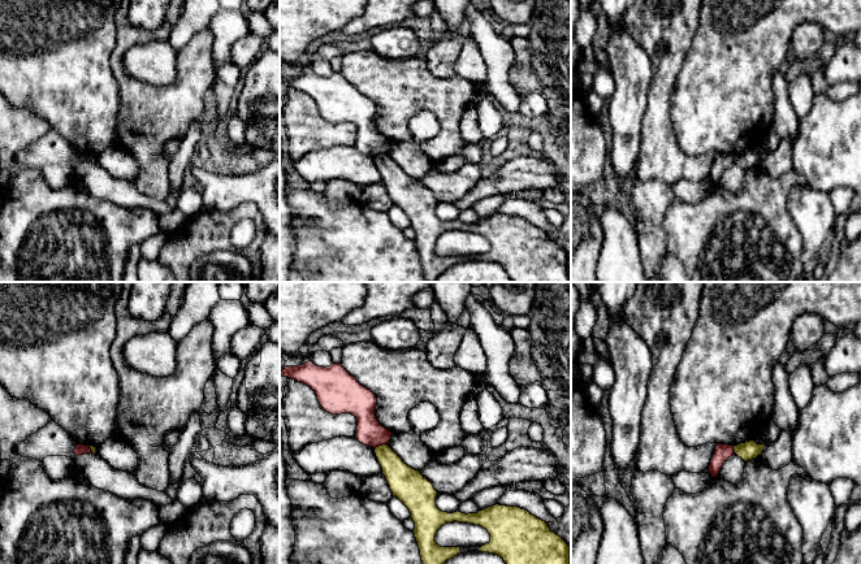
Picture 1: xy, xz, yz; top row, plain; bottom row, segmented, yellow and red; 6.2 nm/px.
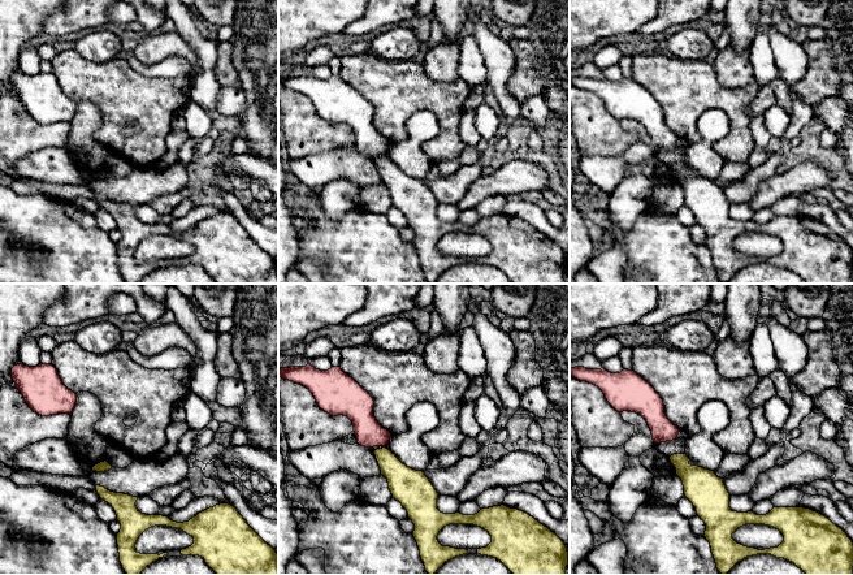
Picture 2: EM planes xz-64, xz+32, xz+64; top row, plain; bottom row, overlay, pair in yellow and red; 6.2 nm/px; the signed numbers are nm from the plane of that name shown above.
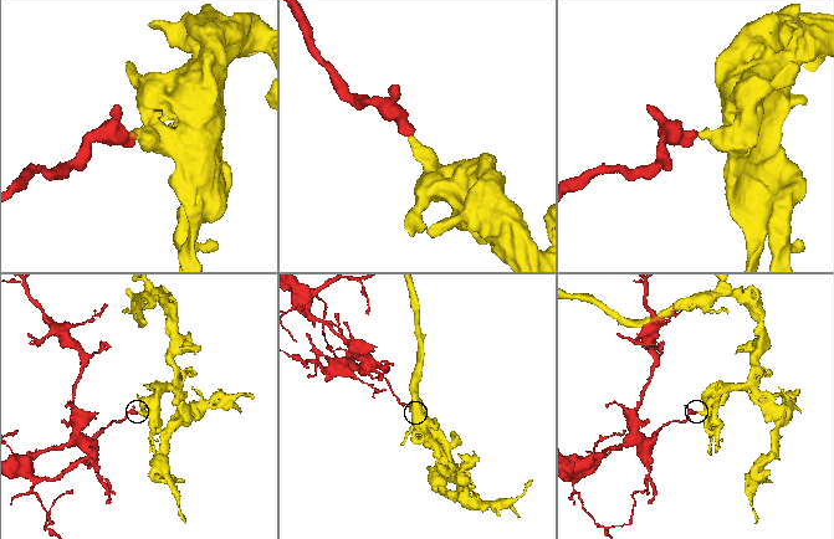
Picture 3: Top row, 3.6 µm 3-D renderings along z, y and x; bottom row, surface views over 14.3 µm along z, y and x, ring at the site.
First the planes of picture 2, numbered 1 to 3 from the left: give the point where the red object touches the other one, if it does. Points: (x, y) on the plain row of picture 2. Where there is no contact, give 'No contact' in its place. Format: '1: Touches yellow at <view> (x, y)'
1: No contact
2: No contact
3: No contact

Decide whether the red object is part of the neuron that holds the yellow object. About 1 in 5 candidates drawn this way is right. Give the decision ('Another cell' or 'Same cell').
Another cell

